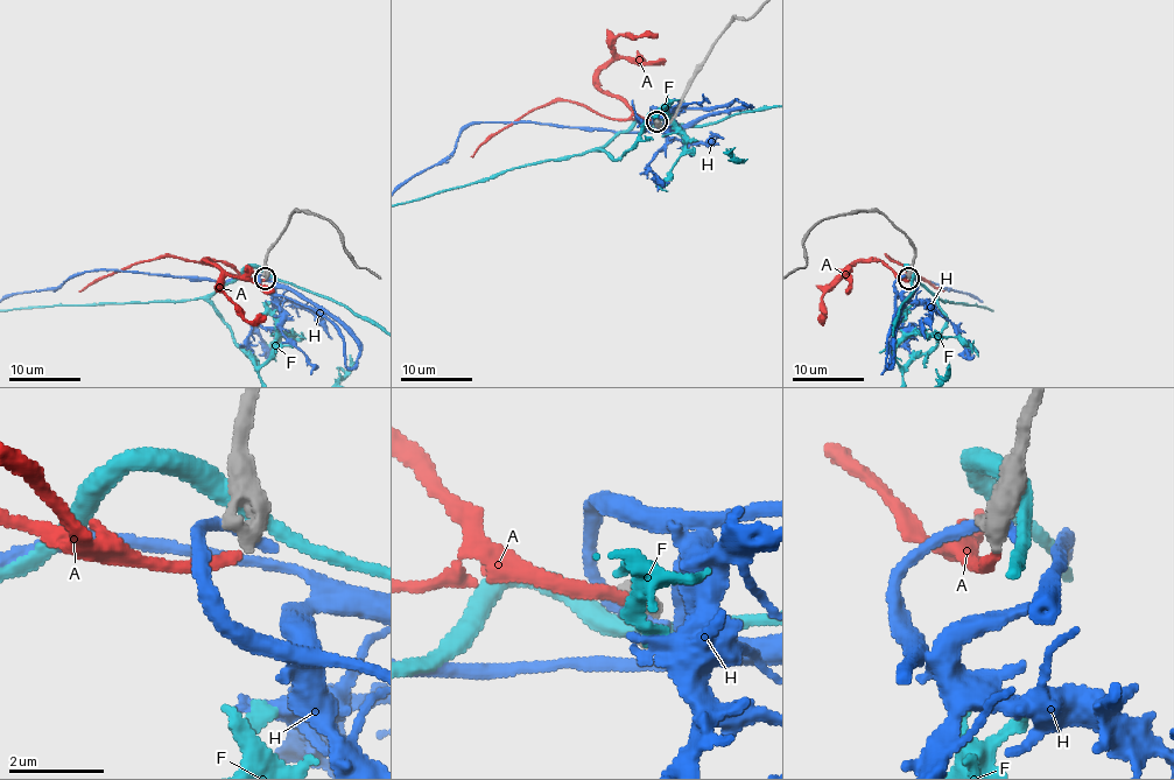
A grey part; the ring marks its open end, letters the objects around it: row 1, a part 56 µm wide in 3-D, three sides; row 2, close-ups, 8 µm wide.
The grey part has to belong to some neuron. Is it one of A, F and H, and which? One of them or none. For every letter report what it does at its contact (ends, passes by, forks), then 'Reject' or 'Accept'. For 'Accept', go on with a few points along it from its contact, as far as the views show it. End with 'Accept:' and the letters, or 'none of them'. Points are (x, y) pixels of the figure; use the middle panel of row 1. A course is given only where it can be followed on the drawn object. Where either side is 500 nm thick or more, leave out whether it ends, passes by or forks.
A: It ends there. Accept
F: It passes by. Reject
H: Reject
Accept: A

